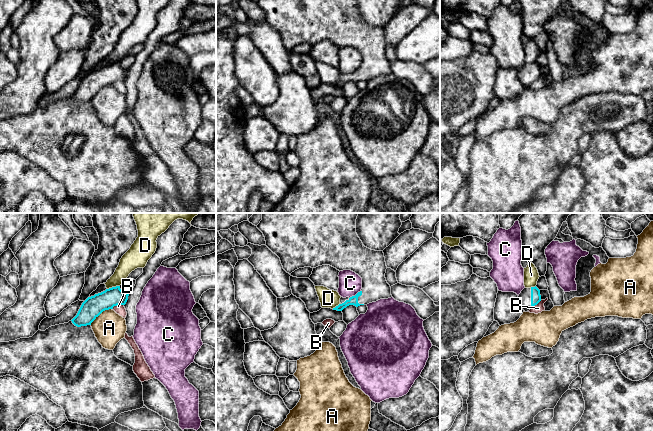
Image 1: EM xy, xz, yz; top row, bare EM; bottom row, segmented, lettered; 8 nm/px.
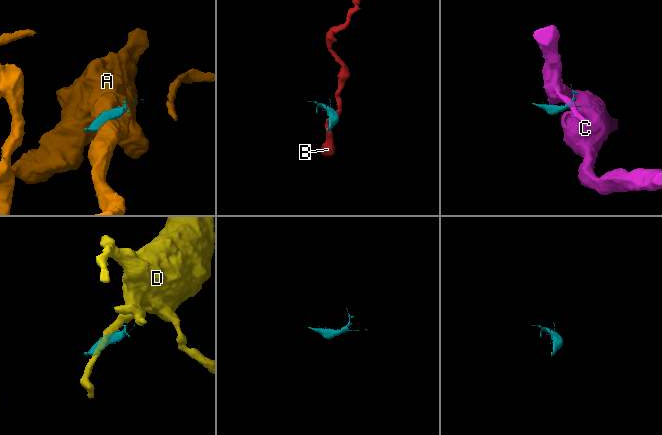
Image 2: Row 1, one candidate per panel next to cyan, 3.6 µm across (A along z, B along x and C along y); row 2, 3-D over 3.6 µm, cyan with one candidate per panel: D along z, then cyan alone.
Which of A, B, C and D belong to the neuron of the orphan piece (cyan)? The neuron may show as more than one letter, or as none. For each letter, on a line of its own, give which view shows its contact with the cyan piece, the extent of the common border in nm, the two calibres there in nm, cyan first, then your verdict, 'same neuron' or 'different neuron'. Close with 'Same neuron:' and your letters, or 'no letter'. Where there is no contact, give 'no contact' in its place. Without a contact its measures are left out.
A: meets cyan in xy; contact 220 nm long; 170 nm thick on the cyan side, 260 nm on the other; different neuron
B: meets cyan in xy; contact 100 nm long; 170 nm thick on the cyan side, 80 nm on the other; different neuron
C: meets cyan in xz; contact 120 nm long; 70 nm thick on the cyan side, 190 nm on the other; different neuron
D: meets cyan in xy; contact 110 nm long; 170 nm thick on the cyan side, 150 nm on the other; different neuron
Same neuron: no letter

